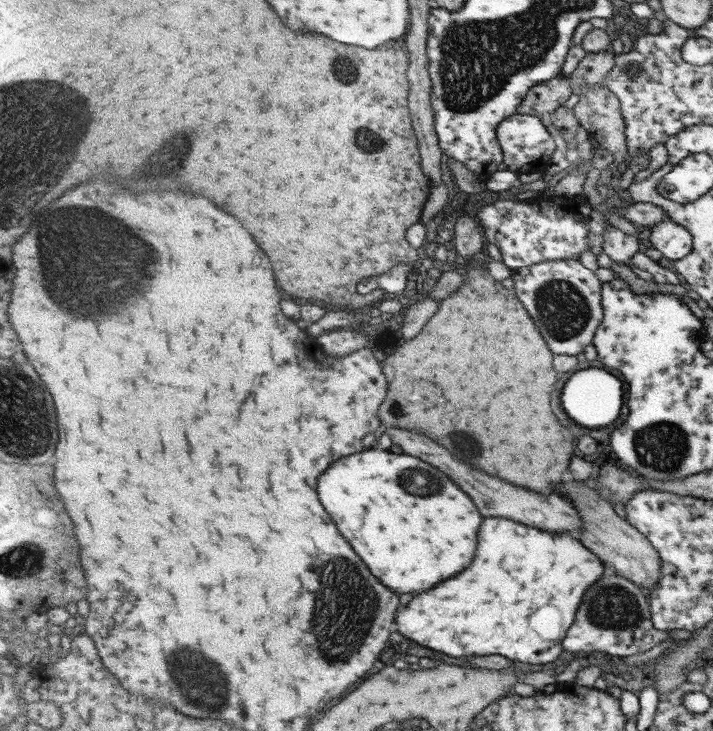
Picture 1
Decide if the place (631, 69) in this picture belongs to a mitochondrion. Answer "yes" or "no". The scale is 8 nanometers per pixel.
no

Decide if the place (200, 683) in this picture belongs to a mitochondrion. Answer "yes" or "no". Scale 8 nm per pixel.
yes

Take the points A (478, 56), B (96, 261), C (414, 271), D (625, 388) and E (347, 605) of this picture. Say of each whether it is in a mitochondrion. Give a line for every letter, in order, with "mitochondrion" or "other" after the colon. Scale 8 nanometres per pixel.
A: mitochondrion
B: mitochondrion
C: other
D: other
E: mitochondrion

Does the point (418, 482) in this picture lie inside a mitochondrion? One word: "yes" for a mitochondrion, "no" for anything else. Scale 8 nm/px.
yes

